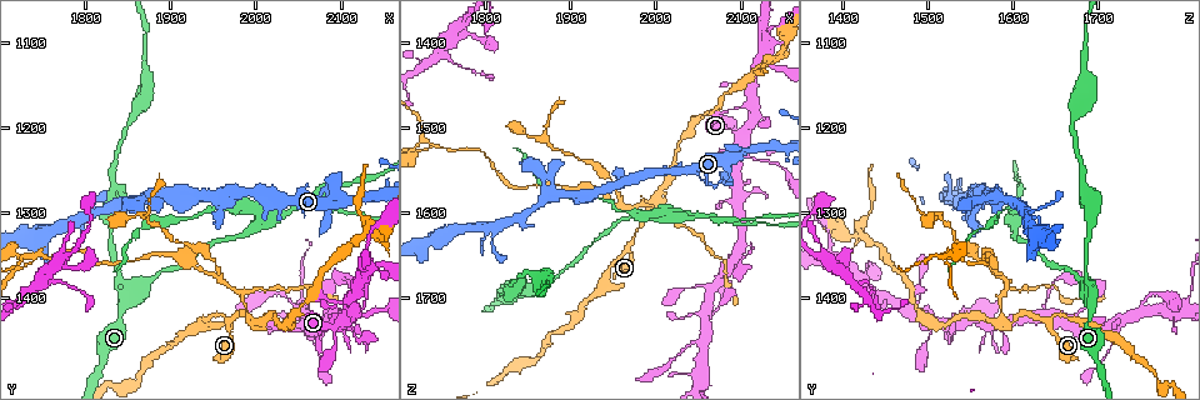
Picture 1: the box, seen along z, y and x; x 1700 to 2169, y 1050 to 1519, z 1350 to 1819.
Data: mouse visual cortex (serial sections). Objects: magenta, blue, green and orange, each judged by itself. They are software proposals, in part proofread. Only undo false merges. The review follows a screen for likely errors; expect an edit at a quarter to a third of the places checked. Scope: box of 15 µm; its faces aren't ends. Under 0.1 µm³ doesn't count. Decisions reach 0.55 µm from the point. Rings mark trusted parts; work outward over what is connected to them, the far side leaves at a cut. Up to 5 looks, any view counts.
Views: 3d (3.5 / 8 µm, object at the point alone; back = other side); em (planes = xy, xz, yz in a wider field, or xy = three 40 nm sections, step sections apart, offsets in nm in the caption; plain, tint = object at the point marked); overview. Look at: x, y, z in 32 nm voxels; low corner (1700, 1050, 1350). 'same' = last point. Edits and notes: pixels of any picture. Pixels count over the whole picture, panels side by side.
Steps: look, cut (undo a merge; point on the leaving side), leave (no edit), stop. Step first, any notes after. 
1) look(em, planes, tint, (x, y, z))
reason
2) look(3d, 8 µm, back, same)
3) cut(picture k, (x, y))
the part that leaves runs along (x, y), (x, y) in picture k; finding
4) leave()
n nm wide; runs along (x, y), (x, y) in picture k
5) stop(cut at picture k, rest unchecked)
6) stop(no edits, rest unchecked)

look(3d, 3.5 µm, back, (1970, 1435, 1640))
three arms meet

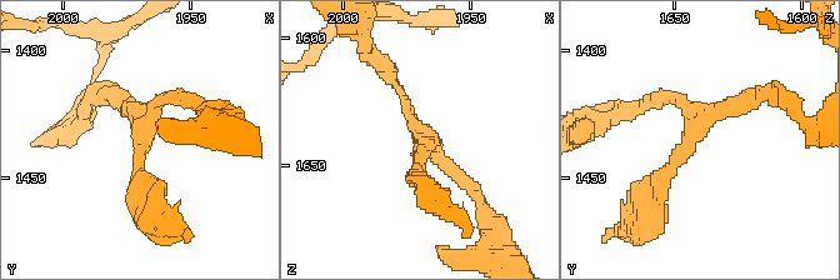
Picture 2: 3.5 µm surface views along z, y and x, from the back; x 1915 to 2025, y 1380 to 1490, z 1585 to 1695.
look(em, xy, step 2, tint, (1968, 1431, 1643))
3 arms; arms of 150, 150, 200 nm

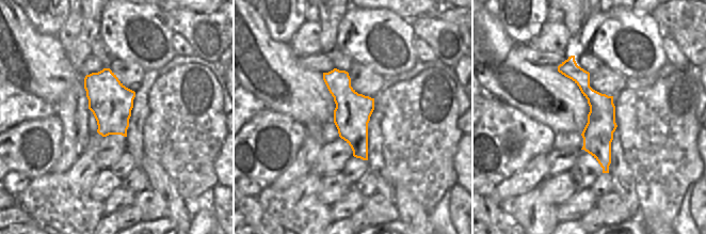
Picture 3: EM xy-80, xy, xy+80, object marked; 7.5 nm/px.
look(em, xy, step 3, tint, same)
another direction

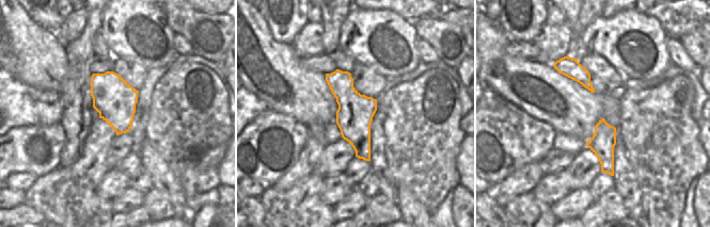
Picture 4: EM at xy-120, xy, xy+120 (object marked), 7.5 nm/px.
leave()
all the same cell

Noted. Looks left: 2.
look(3d, 3.5 µm, (2100, 1425, 1510))
small branch off a trunk

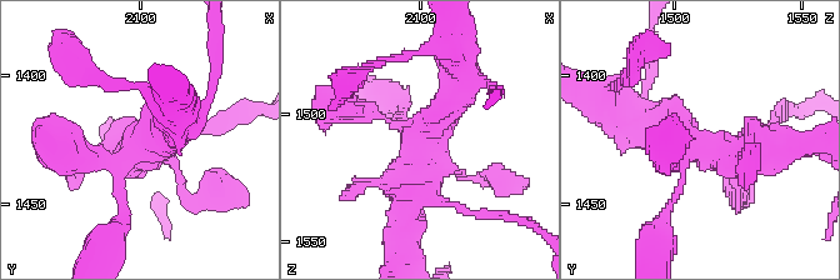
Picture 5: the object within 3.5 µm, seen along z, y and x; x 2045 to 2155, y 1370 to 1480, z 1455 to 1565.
look(em, planes, tint, (2096, 1429, 1508))
need the tissue

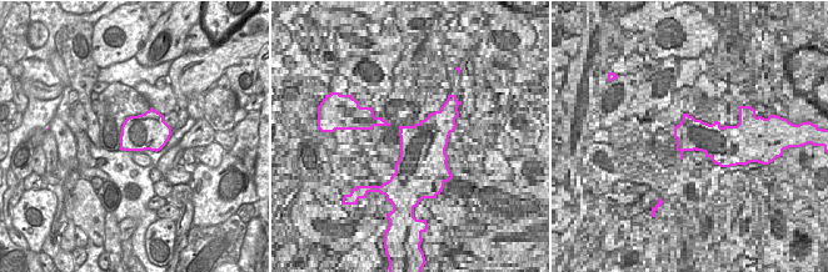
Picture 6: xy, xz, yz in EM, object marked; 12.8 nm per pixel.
leave()
one cell here

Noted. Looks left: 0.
stop(no edits, rest unchecked)

